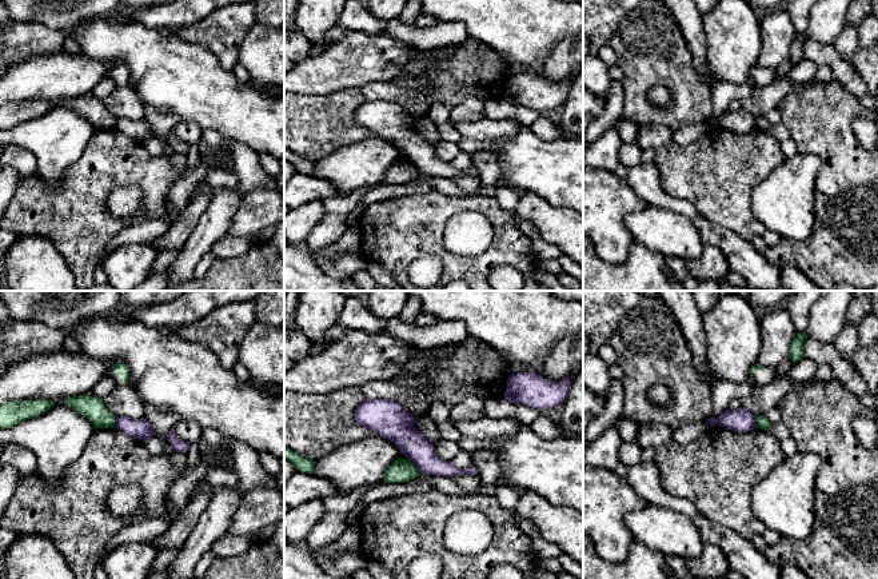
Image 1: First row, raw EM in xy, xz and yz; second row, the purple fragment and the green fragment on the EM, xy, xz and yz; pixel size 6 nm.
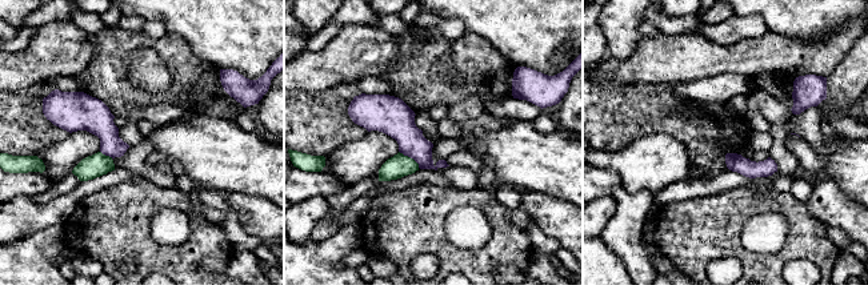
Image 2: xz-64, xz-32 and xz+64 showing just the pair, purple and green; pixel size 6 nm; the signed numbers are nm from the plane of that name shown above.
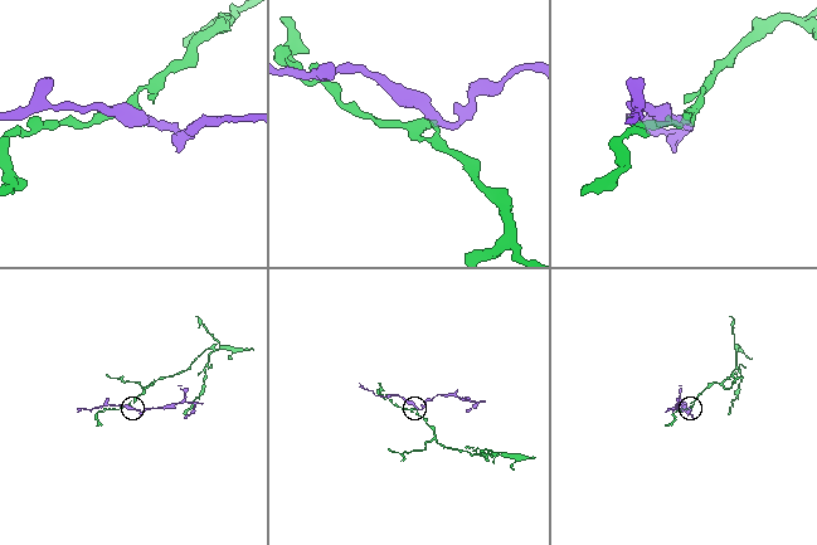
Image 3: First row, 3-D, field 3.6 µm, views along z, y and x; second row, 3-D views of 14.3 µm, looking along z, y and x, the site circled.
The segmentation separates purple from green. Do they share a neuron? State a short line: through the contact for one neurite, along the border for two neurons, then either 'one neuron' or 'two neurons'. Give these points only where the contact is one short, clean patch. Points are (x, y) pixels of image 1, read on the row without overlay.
line xz (407, 159), (420, 174); two neurons

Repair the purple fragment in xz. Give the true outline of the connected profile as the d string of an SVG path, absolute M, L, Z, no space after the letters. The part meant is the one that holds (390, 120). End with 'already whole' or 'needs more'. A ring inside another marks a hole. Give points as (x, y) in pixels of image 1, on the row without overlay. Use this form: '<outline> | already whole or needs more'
M366 100L355 111L358 125L391 141L420 175L444 179L478 175L475 168L458 171L451 163L439 160L434 145L415 129L415 120L400 104L386 100Z | already whole

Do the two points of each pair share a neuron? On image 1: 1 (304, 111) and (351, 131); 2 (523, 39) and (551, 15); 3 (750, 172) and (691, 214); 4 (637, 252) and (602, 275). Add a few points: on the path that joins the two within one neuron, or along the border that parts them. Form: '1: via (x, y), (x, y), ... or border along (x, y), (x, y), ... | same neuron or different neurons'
1: via (316, 123), (331, 124), (339, 128) | same neuron
2: via (530, 32), (545, 20) | same neuron
3: border along (669, 195), (689, 200), (699, 214) | different neurons
4: via (633, 263), (621, 275), (613, 275) | same neuron

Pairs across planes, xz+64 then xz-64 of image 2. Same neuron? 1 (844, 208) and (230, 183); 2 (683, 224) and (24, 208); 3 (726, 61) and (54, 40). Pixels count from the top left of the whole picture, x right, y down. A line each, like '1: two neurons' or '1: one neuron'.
1: two neurons
2: two neurons
3: one neuron

